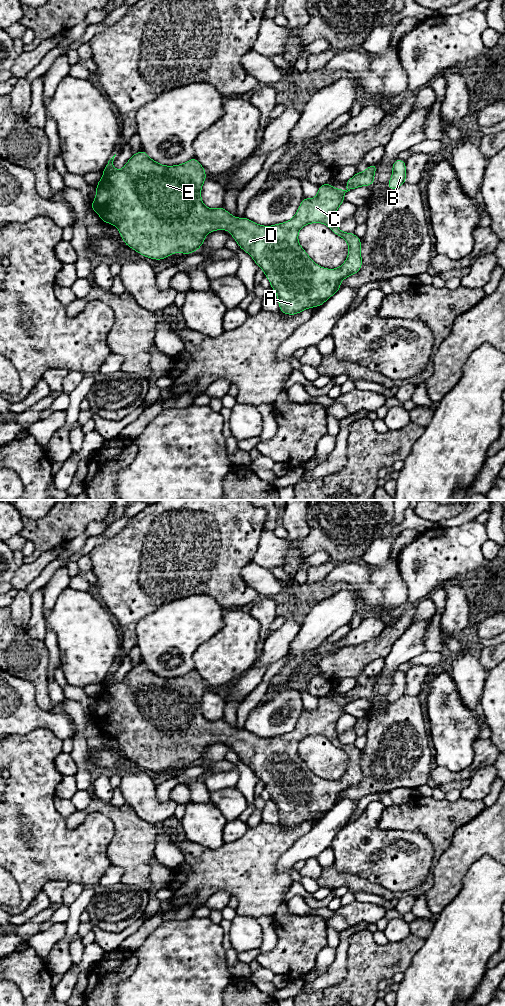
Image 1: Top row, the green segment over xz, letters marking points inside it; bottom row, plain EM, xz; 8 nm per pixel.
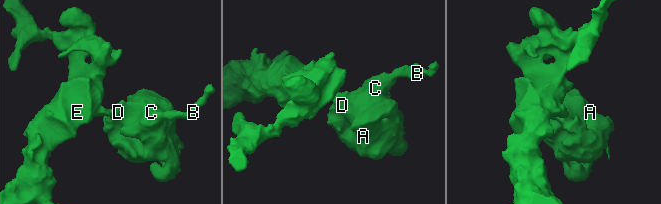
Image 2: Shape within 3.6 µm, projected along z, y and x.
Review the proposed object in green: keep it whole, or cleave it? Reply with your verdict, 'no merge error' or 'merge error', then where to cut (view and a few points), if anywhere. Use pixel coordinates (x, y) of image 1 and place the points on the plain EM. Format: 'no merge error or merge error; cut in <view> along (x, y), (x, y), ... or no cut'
no merge error; no cut

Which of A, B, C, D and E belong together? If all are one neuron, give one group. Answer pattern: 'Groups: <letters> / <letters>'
Groups: A B C D E

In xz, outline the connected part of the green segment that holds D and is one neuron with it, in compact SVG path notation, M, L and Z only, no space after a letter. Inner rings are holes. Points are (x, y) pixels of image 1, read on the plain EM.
M140 662L121 682L116 683L113 676L115 668L116 666L103 682L90 720L100 728L103 735L110 735L118 740L128 759L147 770L162 772L177 764L190 766L202 758L208 745L229 742L239 760L248 765L264 783L271 800L276 804L280 824L287 827L296 827L316 818L321 819L340 802L340 794L343 791L361 782L361 750L338 740L336 724L345 713L346 704L375 695L377 676L368 677L364 684L356 684L352 690L345 693L347 702L333 700L330 694L319 697L317 708L312 711L304 709L291 732L262 738L246 729L235 730L224 719L210 721L203 716L201 700L207 691L206 682L195 669L180 677L166 678L152 672L146 664ZM310 735L327 737L335 747L348 755L347 771L337 781L326 781L317 777L300 758L298 745L303 738Z

